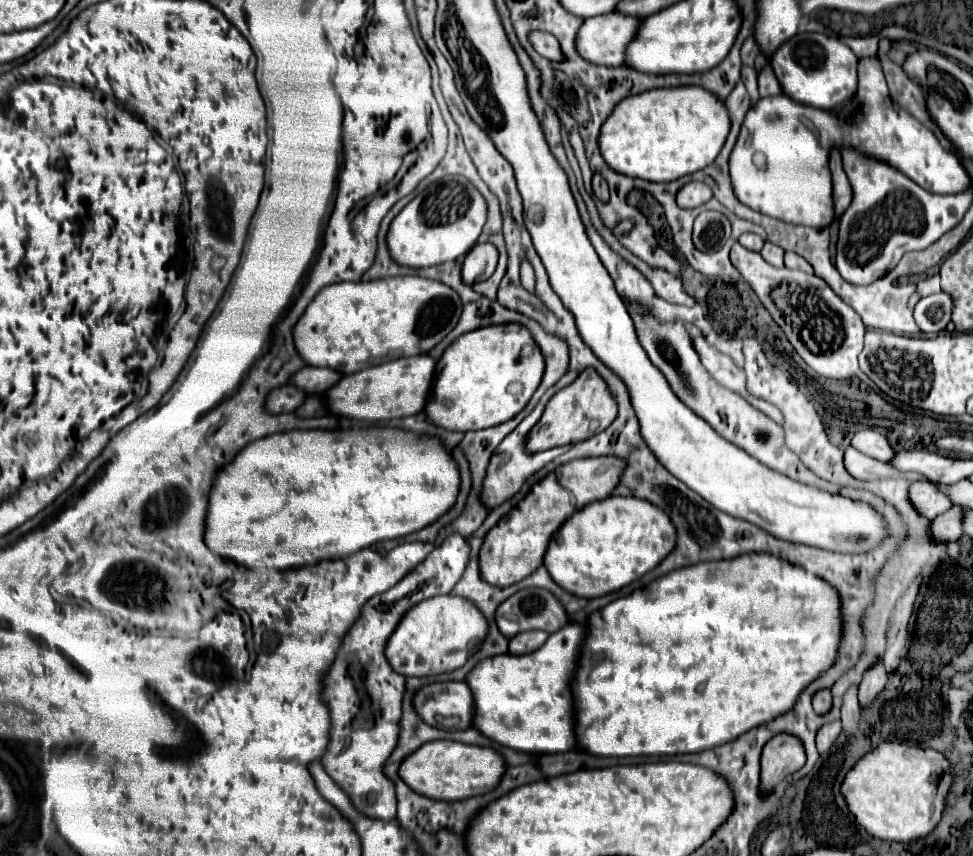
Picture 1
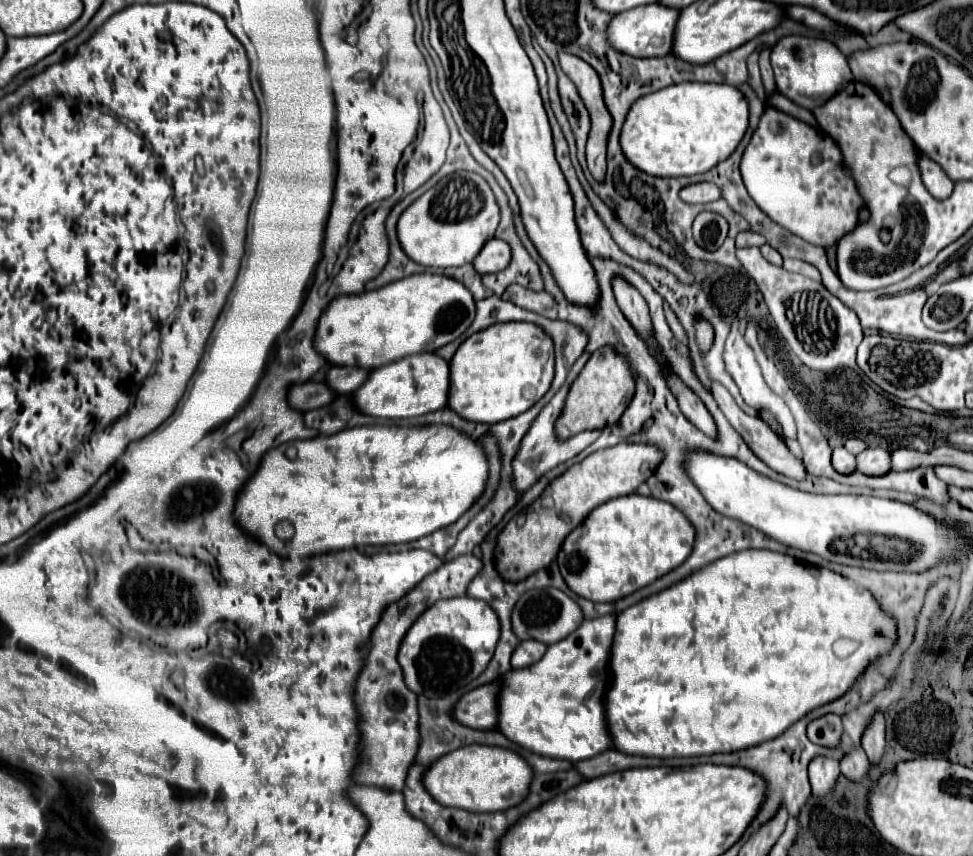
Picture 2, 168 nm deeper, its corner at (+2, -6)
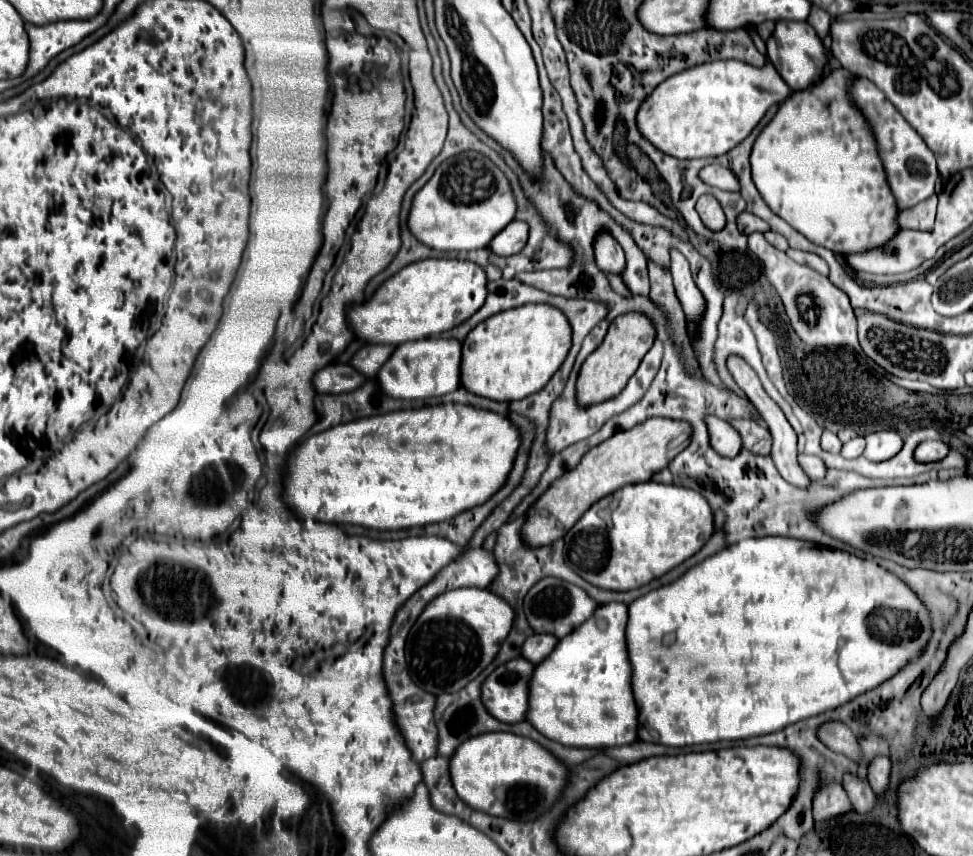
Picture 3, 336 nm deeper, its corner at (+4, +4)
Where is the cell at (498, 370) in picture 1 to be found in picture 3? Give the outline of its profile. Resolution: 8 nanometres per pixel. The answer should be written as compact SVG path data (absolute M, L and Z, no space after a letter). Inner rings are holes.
M525 304L499 312L477 324L463 342L461 384L491 400L513 402L541 390L561 368L571 348L567 316L549 304Z

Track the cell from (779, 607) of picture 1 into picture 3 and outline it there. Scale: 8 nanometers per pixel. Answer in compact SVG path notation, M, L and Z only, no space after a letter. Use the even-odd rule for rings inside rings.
M783 536L749 538L739 544L731 544L687 570L675 582L651 590L629 606L627 648L633 664L633 692L639 704L639 738L667 746L691 746L779 732L789 724L839 708L841 704L847 704L849 700L877 688L889 680L889 676L895 676L901 668L905 668L905 664L913 662L925 650L933 632L929 630L929 624L931 616L921 598L917 598L917 594L899 576L893 576L893 572L881 568L873 560L865 560L845 550L833 550L827 546L817 548L813 542Z

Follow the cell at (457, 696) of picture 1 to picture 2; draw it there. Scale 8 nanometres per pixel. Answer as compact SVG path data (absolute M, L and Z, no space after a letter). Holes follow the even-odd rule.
M491 682L463 694L451 708L451 718L467 728L493 730L497 724L497 686Z

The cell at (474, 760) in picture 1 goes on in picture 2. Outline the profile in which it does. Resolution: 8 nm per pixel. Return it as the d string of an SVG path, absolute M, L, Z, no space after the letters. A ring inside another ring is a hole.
M483 744L463 746L449 754L443 754L425 770L421 778L421 784L427 786L427 792L441 806L463 808L469 812L507 810L527 796L529 782L531 768L519 754L505 748Z

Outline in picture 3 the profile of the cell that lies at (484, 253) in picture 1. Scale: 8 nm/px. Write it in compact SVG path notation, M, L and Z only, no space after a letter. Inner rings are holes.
M513 220L505 230L501 230L489 244L489 248L495 254L511 256L523 250L529 238L529 224L523 224L523 220Z

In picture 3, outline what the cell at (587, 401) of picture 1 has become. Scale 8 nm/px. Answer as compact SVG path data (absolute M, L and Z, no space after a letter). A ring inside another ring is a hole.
M627 312L627 314L617 316L609 324L609 332L607 332L605 340L601 342L601 346L585 360L585 364L579 372L579 380L577 380L579 404L591 406L591 404L605 402L605 400L617 396L629 382L629 376L633 376L633 372L637 370L637 364L643 360L643 356L653 346L655 334L657 332L655 332L653 322L641 312Z

